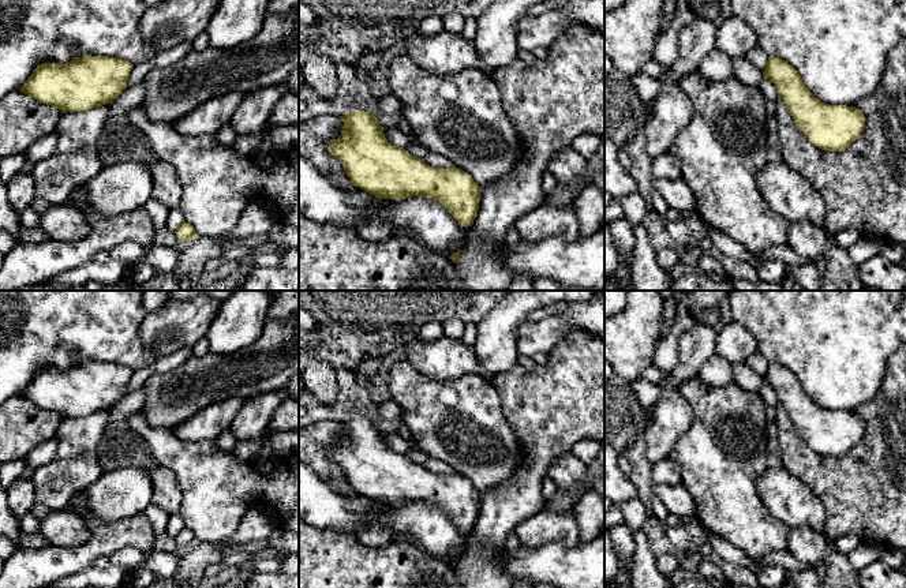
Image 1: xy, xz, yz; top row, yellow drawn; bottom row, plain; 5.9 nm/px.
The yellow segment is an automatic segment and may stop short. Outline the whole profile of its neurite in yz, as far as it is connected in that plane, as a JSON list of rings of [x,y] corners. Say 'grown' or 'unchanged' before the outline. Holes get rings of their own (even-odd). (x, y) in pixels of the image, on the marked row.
unchanged; [[[768,57],[763,75],[775,85],[794,123],[816,147],[845,151],[861,136],[864,113],[856,106],[821,102],[787,61]]]

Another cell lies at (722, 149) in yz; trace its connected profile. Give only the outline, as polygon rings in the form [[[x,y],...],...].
[[[697,71],[682,76],[678,83],[693,104],[693,116],[669,151],[678,160],[682,180],[697,198],[700,218],[750,252],[786,244],[789,222],[770,207],[756,181],[768,161],[767,98],[760,87],[745,86],[735,76],[712,80]]]

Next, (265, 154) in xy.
[[[269,123],[265,126],[265,128],[262,130],[262,142],[252,153],[257,164],[263,169],[269,169],[274,164],[277,156],[277,150],[274,149],[270,136],[273,127],[274,126]]]

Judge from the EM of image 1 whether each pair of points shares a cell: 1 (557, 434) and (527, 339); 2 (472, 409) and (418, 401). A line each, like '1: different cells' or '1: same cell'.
1: different cells
2: same cell

